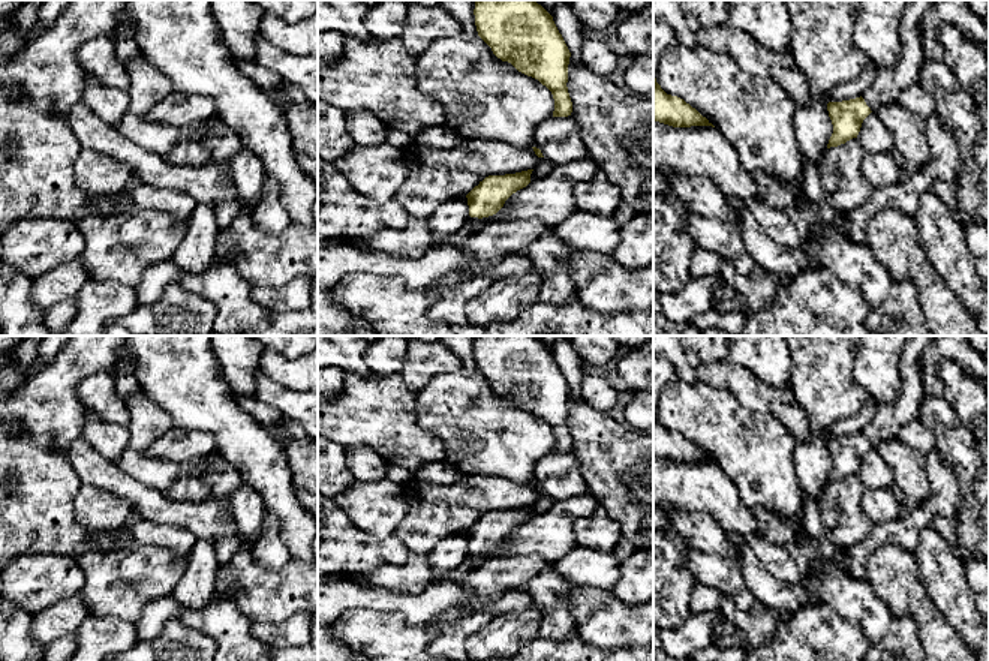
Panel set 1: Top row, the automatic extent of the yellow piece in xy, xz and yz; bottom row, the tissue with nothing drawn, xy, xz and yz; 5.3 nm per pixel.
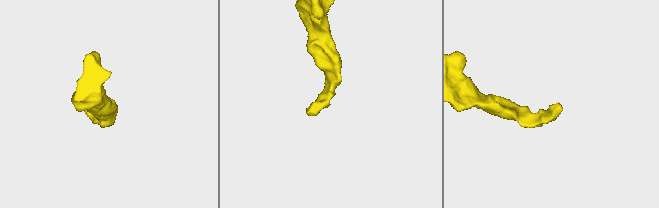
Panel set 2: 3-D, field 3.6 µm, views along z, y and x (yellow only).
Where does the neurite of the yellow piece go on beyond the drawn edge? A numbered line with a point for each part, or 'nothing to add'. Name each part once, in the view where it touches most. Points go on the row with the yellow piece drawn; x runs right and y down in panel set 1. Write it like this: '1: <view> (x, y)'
1: yz (889, 81)

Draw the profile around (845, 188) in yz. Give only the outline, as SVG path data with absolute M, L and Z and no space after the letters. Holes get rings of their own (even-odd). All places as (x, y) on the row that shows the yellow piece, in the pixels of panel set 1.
M853 138L827 148L817 165L824 199L841 214L863 207L875 189L862 174L863 156L862 144Z

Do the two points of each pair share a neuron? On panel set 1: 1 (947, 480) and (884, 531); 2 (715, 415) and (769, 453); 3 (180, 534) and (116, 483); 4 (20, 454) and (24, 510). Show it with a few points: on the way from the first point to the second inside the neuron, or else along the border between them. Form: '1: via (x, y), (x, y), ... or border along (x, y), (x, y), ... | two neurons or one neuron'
1: via (940, 498), (902, 531) | one neuron
2: via (729, 429), (755, 451) | one neuron
3: border along (141, 517), (150, 522), (183, 525), (197, 538) | two neurons
4: via (20, 468), (24, 496) | one neuron

